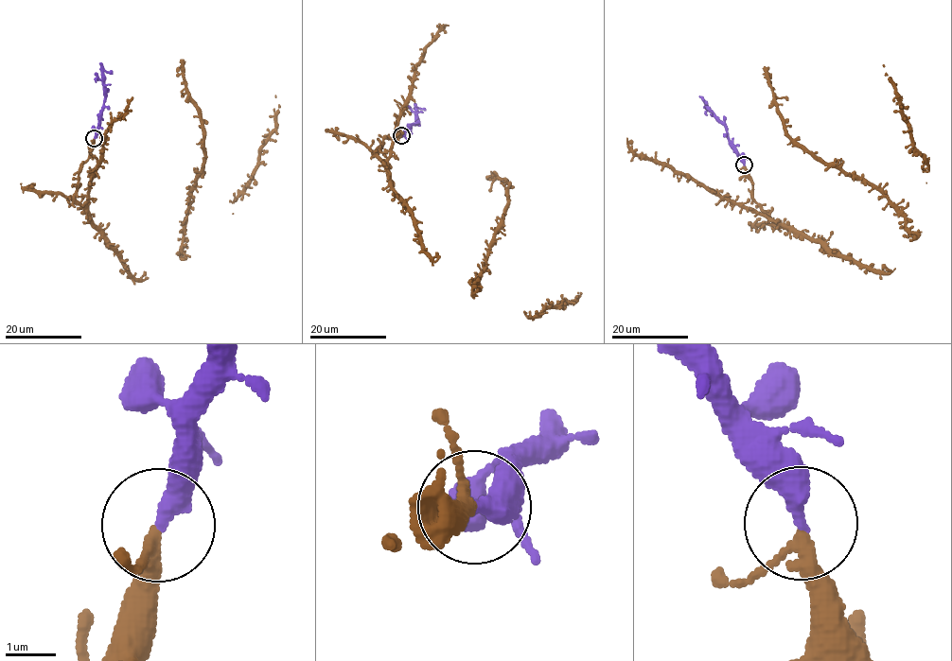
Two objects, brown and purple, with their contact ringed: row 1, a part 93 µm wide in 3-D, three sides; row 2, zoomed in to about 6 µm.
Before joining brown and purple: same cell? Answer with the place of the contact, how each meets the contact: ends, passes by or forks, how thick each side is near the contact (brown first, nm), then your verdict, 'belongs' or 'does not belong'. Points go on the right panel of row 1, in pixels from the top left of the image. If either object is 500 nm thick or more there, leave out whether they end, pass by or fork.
(744, 165) | brown passes by | purple ends | 240/380 nm | belongs

